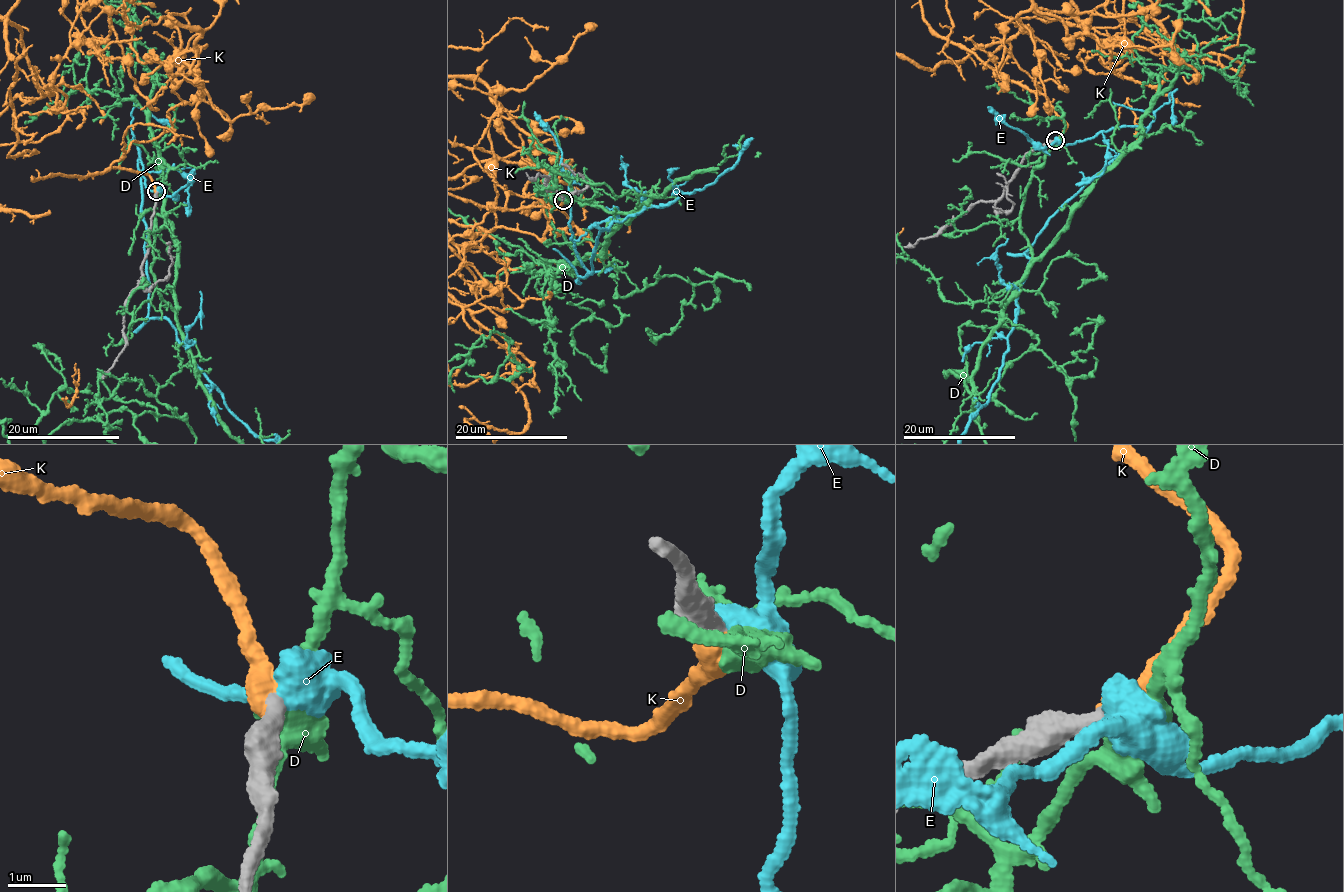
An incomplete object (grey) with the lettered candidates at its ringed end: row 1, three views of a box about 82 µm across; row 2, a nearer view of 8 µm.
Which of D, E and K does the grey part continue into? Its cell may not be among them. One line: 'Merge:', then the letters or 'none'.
Merge: K

